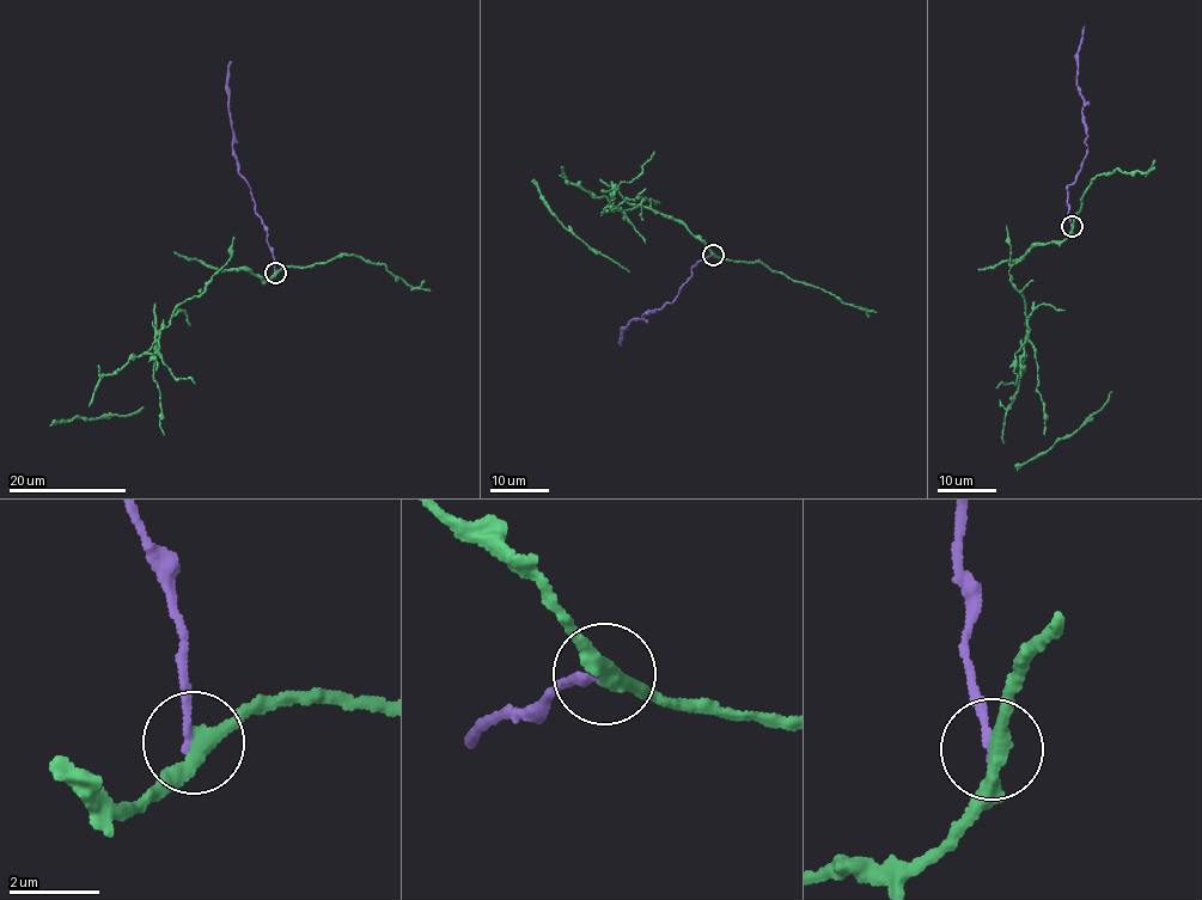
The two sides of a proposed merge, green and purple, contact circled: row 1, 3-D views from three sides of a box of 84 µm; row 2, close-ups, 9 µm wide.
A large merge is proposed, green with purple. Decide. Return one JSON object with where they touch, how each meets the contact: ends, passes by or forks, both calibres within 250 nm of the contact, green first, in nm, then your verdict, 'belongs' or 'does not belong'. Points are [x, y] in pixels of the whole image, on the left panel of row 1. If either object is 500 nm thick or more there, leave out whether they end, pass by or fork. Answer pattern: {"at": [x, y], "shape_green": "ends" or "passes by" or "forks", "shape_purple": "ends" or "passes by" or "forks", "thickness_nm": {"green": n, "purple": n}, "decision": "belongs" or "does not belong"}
{"at": [275, 273], "shape_green": "passes by", "shape_purple": "ends", "thickness_nm": {"green": 360, "purple": 160}, "decision": "does not belong"}

